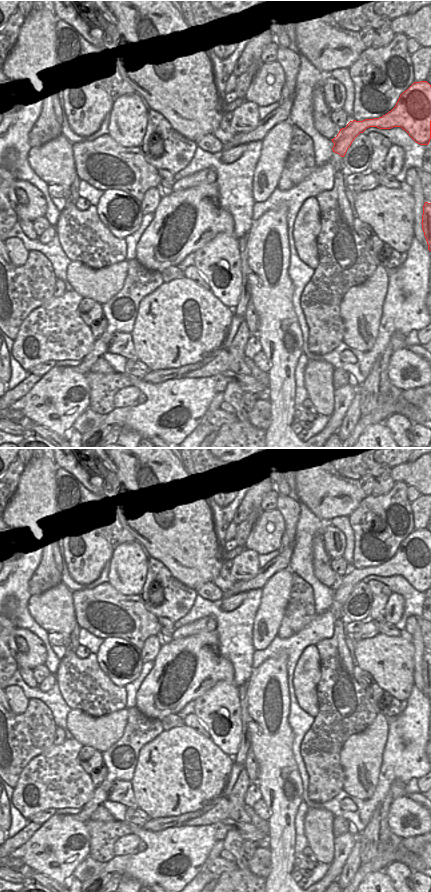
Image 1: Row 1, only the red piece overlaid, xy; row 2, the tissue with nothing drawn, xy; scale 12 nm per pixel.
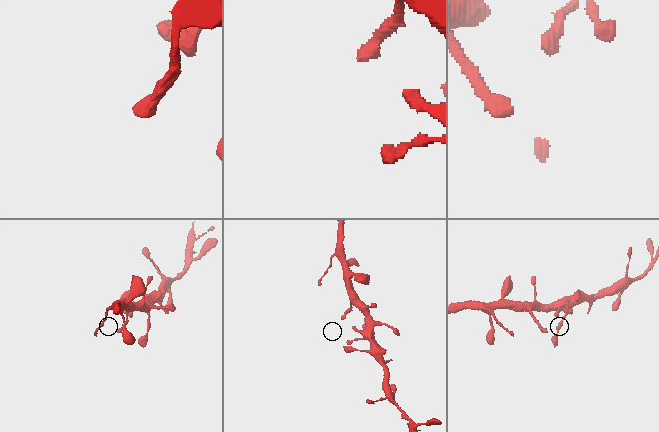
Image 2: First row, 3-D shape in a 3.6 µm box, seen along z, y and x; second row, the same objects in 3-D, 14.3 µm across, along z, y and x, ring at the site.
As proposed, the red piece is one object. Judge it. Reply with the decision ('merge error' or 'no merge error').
no merge error

